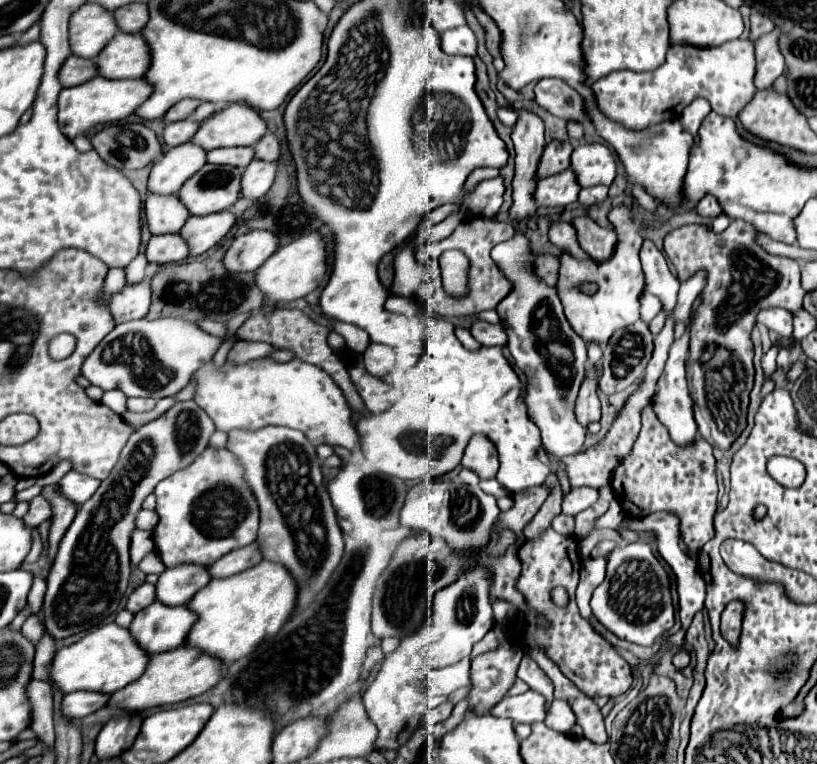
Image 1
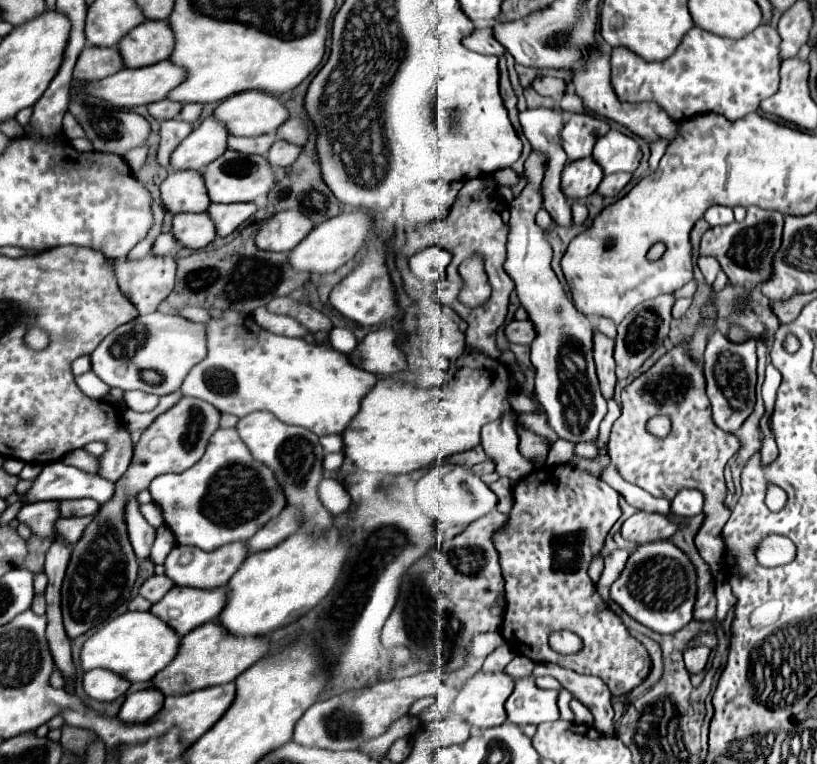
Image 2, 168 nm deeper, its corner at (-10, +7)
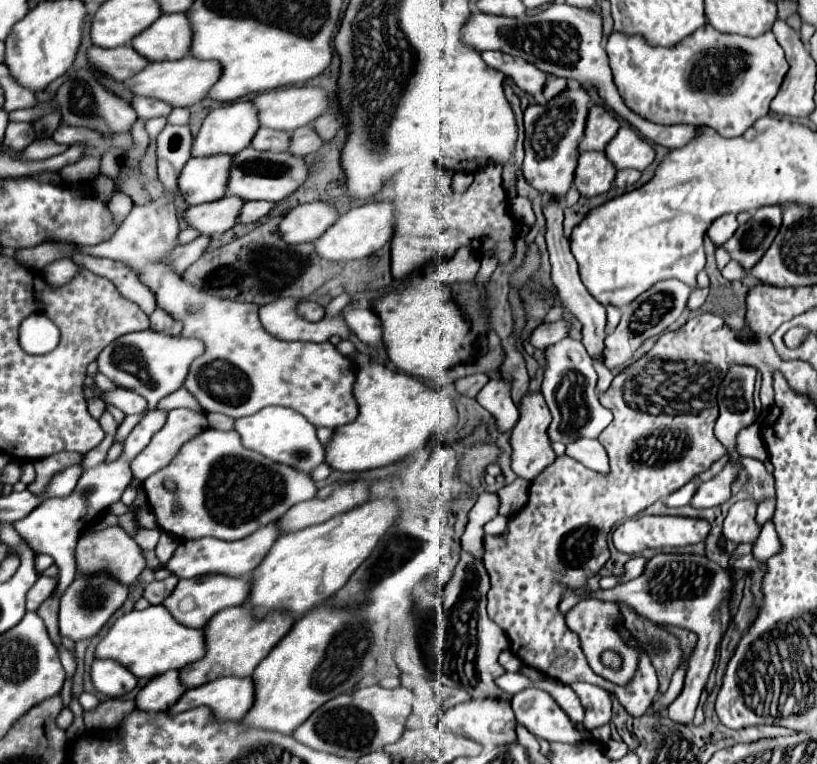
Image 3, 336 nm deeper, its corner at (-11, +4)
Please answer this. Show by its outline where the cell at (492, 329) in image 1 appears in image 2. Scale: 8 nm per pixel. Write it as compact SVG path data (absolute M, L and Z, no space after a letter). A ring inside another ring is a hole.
M510 321L504 325L504 335L510 343L522 343L522 345L530 345L532 337L534 337L534 329L532 329L532 321Z

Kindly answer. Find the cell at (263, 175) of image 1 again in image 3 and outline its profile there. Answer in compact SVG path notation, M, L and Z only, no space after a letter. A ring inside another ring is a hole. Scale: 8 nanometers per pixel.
M311 124L305 128L297 128L297 132L293 132L291 136L293 136L293 144L289 146L289 150L295 156L307 156L311 152L317 152L325 144L325 140L315 132Z

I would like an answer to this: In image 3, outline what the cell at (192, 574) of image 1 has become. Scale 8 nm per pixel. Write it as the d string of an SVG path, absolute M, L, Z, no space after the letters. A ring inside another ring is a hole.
M271 522L265 528L259 528L255 534L239 540L239 542L221 542L217 538L201 538L201 540L185 540L175 550L173 558L167 562L167 570L179 578L197 578L203 574L227 574L227 576L247 576L251 574L261 560L267 556L275 540L279 538L279 524Z

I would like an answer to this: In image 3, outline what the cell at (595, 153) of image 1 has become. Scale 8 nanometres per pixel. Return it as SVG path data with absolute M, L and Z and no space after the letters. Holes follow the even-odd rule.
M629 126L619 128L617 136L607 144L605 154L619 170L625 168L645 170L655 160L653 146Z

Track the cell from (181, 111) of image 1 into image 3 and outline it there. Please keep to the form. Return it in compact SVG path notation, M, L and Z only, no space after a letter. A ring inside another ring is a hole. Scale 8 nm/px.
M133 96L131 106L137 112L137 116L143 120L155 118L155 116L169 116L169 112L171 112L171 106L165 104L163 100L153 100L153 98L145 98L145 96Z

